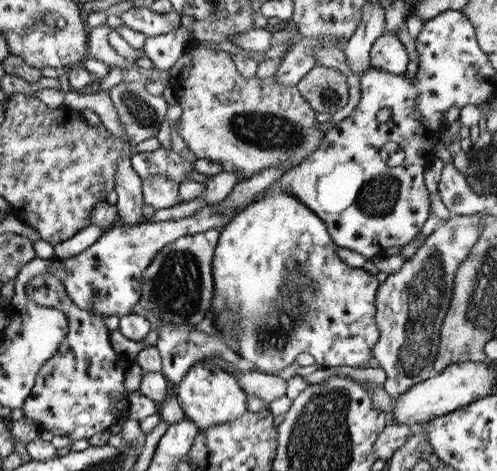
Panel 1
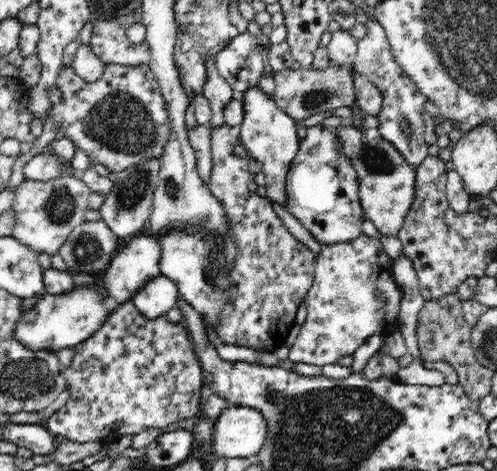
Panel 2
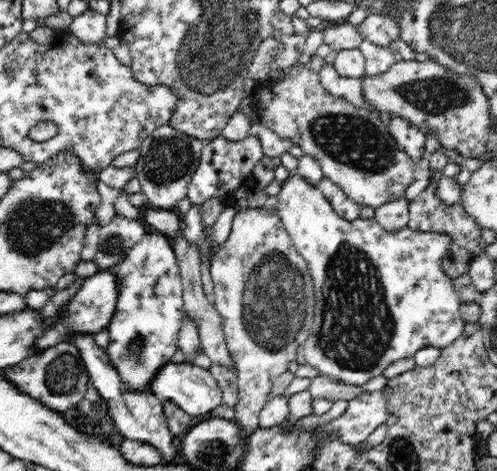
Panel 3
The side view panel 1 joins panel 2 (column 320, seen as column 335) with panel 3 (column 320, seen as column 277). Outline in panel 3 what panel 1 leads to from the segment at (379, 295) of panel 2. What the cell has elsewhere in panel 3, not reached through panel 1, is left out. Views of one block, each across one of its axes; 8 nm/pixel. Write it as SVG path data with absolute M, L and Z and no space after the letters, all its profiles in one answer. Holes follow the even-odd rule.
M290 172L288 174L288 178L282 182L282 188L280 188L280 192L276 196L278 196L276 210L278 210L280 218L282 218L282 226L284 226L286 234L290 236L290 240L294 242L296 250L308 262L308 270L310 270L310 276L312 276L312 282L314 282L314 290L316 290L316 318L314 318L312 332L304 340L304 346L302 346L306 364L318 368L324 376L330 376L336 382L350 384L350 386L356 386L356 384L362 386L368 380L372 380L376 376L382 376L382 370L388 368L390 362L394 362L398 358L414 356L416 350L420 350L420 348L434 346L436 350L444 350L444 348L448 348L454 340L458 340L464 334L466 320L462 320L462 314L460 314L460 306L462 306L460 296L456 292L454 280L450 276L446 276L446 272L442 270L442 262L444 262L444 258L448 256L448 252L452 248L452 240L454 240L452 234L448 234L448 232L418 232L418 230L410 230L410 228L400 228L400 230L390 230L388 232L374 218L372 220L356 218L356 220L350 222L350 220L342 218L340 214L336 214L336 210L332 208L332 204L328 202L328 198L322 194L322 190L318 188L318 184L314 186L312 182L308 182L306 178L302 178L298 172Z

